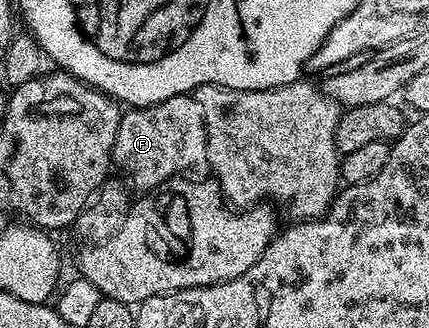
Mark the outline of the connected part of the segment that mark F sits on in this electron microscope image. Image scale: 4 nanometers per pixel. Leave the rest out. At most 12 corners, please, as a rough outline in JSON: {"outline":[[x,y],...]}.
{"outline":[[184,95],[119,118],[111,156],[154,191],[206,166],[201,107]]}

